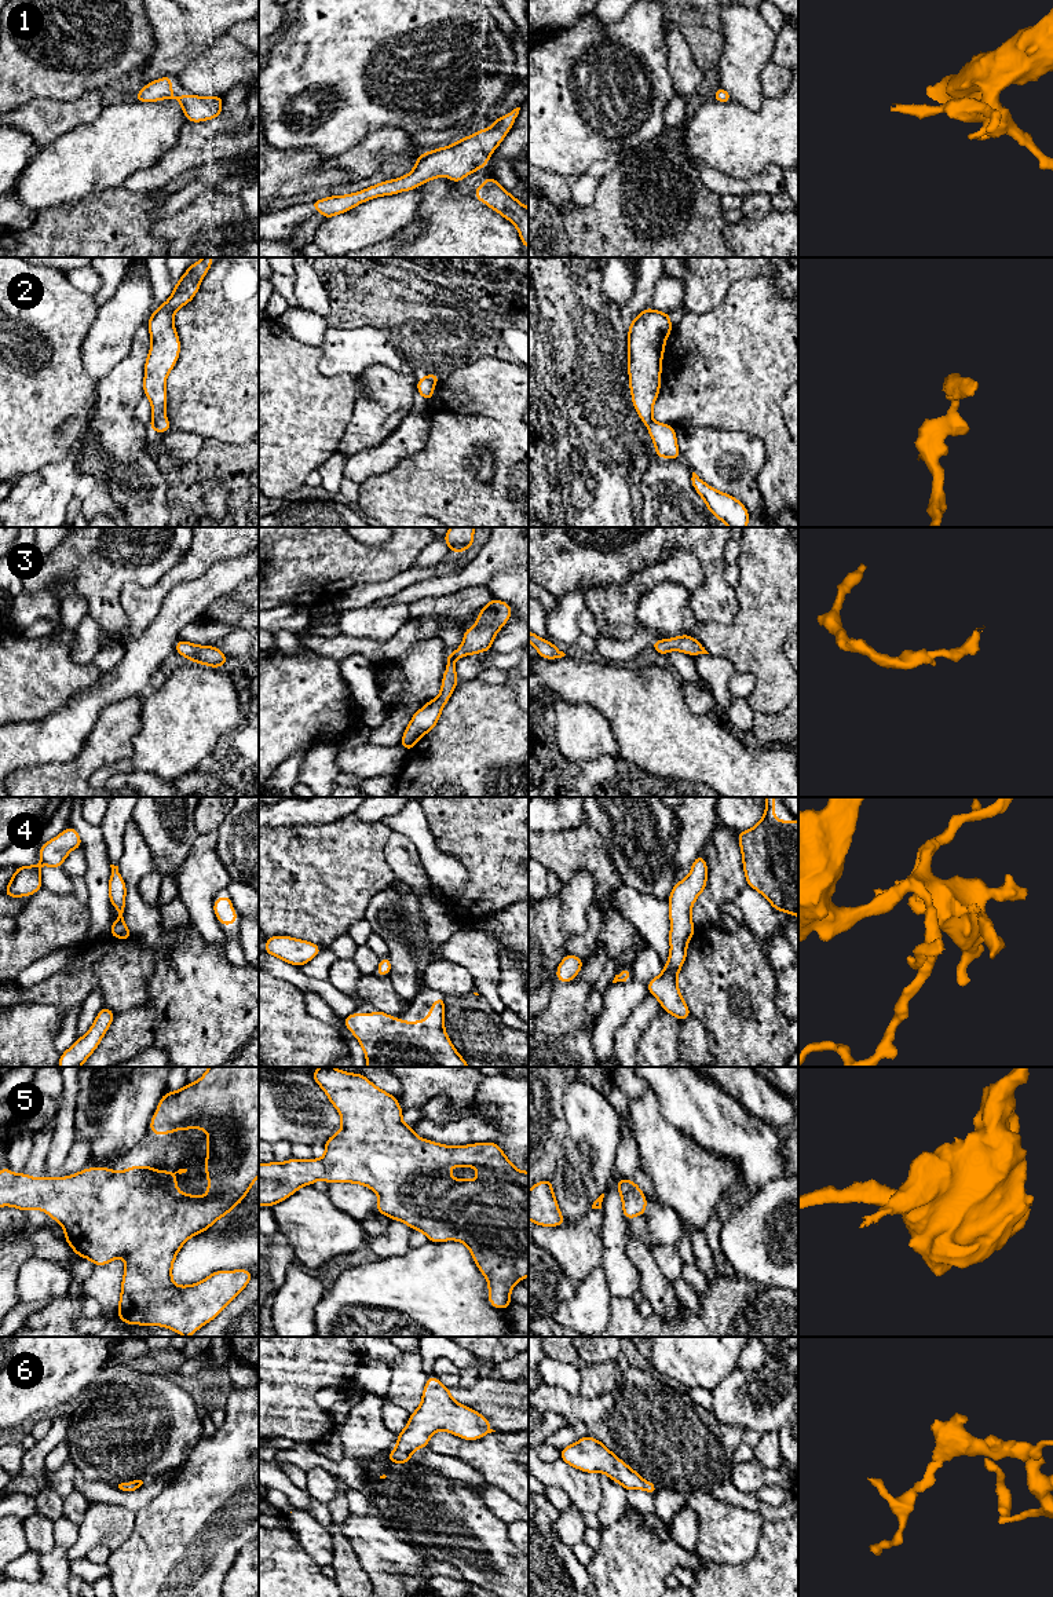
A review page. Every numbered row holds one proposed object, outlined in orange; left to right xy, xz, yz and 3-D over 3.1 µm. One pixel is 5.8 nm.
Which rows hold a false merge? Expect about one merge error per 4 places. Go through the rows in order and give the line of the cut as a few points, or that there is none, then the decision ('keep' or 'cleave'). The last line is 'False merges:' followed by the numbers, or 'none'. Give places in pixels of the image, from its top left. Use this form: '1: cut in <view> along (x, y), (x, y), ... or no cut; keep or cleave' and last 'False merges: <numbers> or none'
1: no cut; keep
2: cut in yz along (653, 421), (647, 427); cleave
3: no cut; keep
4: no cut; keep
5: no cut; keep
6: no cut; keep
False merges: 2

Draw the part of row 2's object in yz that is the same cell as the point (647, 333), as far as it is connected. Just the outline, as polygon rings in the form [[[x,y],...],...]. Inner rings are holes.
[[[647,307],[628,326],[628,372],[632,403],[648,428],[661,388],[665,343],[673,330],[670,314]]]

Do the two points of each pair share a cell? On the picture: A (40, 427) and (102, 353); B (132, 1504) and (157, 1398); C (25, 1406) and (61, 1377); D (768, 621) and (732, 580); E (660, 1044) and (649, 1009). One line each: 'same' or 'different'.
A: different
B: same
C: same
D: different
E: different

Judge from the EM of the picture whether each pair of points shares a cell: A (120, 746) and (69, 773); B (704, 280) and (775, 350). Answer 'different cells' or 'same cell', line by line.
A: same cell
B: different cells

